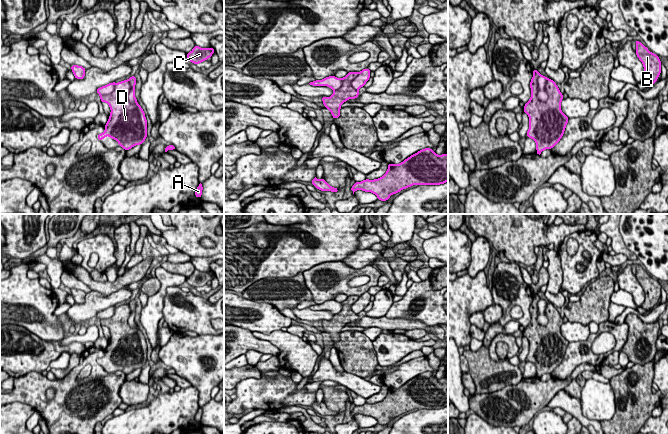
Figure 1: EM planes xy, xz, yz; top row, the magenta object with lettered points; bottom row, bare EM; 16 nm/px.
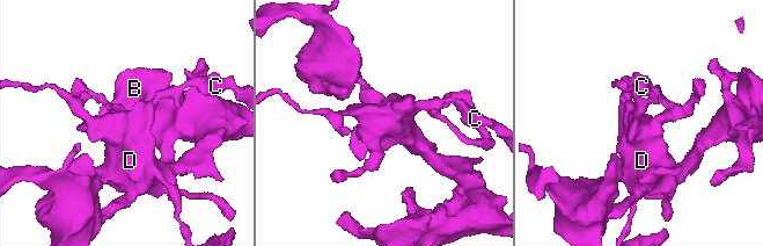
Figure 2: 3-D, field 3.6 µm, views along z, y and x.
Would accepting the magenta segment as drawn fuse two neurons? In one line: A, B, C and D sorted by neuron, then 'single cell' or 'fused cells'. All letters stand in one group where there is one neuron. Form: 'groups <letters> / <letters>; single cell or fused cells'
groups A / B C D; fused cells

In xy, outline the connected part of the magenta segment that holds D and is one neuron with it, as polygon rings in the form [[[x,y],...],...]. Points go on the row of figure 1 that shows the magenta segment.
[[[129,80],[115,84],[114,91],[108,95],[101,95],[101,102],[110,106],[110,116],[105,131],[98,134],[98,140],[109,136],[118,142],[126,151],[142,144],[147,138],[147,120],[141,106],[132,104],[128,99],[131,90]]]

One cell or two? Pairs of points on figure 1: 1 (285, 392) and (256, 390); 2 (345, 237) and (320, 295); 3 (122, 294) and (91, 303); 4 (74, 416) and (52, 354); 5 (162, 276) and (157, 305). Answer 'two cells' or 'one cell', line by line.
1: one cell
2: two cells
3: one cell
4: two cells
5: one cell

